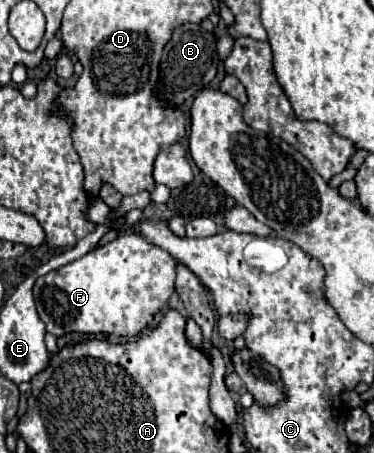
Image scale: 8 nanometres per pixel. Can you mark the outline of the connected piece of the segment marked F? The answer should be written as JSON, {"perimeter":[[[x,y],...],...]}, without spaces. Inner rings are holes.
{"perimeter":[[[123,231],[115,241],[39,277],[33,285],[35,307],[47,331],[57,337],[71,331],[135,337],[175,291],[175,265],[167,251],[147,243],[137,231]]]}

